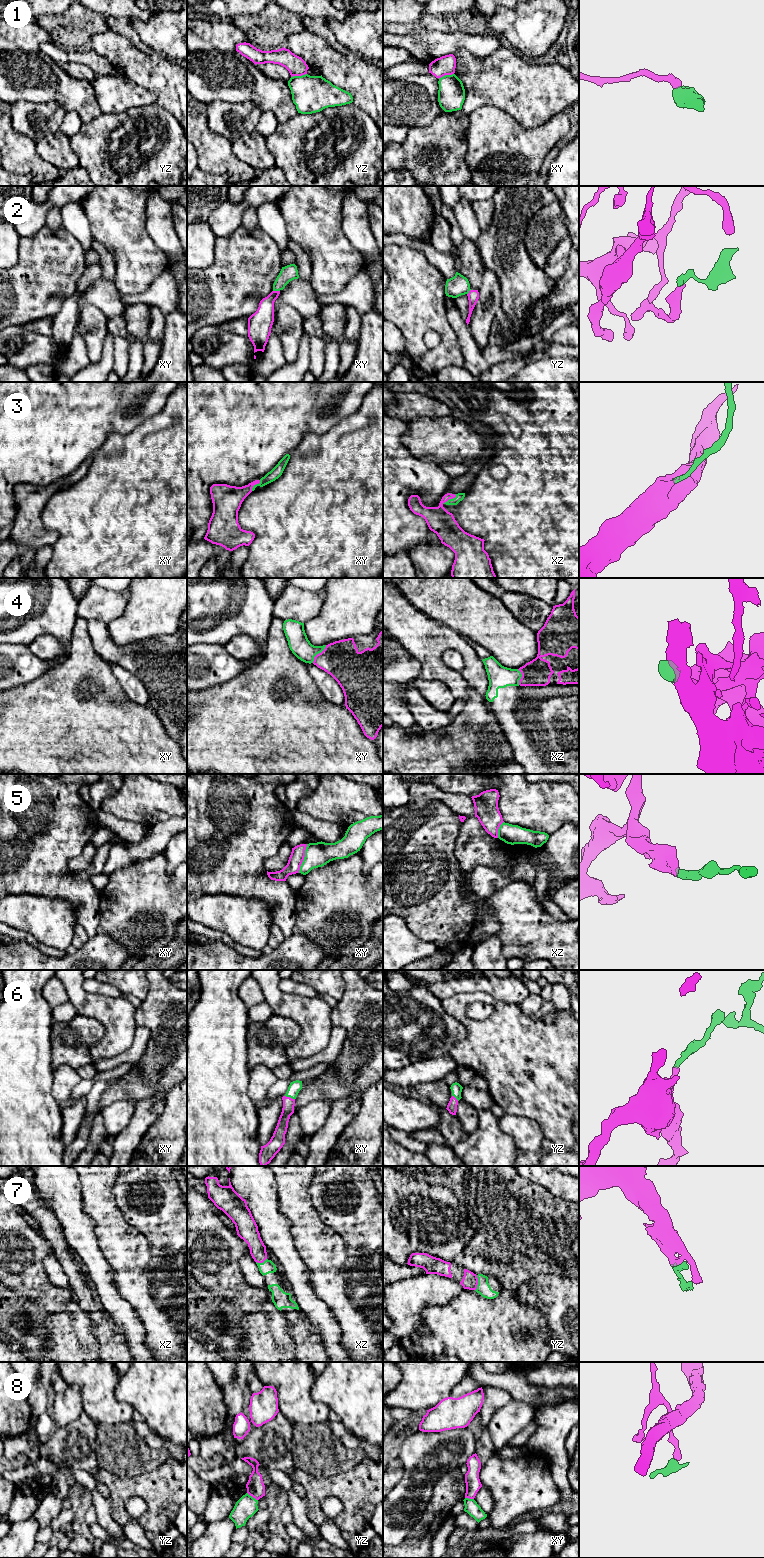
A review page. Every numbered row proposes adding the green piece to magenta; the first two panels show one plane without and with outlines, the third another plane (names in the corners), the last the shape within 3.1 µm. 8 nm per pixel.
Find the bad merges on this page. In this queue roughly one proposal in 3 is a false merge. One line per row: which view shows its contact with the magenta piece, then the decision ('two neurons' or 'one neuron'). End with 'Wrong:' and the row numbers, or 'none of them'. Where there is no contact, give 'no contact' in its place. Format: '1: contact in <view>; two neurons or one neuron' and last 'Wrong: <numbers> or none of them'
1: contact in yz; two neurons
2: contact in xy; two neurons
3: contact in xz; one neuron
4: contact in xy; one neuron
5: contact in xy; two neurons
6: contact in xy; one neuron
7: contact in yz; one neuron
8: contact in yz; two neurons
Wrong: 1, 2, 5, 8

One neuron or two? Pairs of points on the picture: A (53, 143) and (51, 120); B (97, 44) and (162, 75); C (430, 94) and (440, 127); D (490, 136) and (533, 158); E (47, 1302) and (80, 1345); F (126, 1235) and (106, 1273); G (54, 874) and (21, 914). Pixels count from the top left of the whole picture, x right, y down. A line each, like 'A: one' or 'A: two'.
A: two
B: one
C: two
D: one
E: two
F: two
G: two

